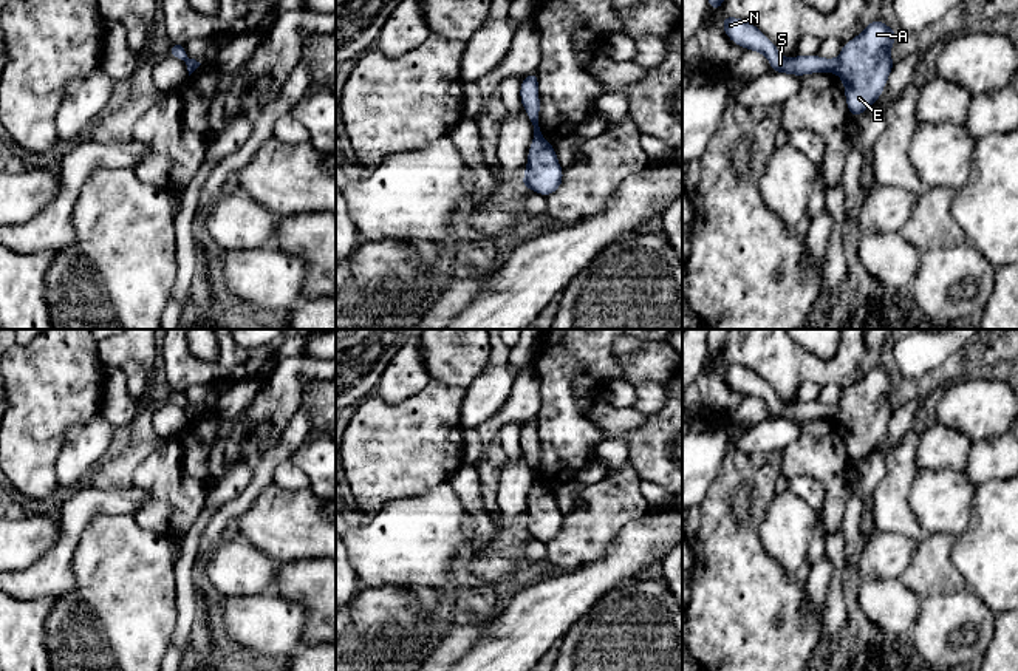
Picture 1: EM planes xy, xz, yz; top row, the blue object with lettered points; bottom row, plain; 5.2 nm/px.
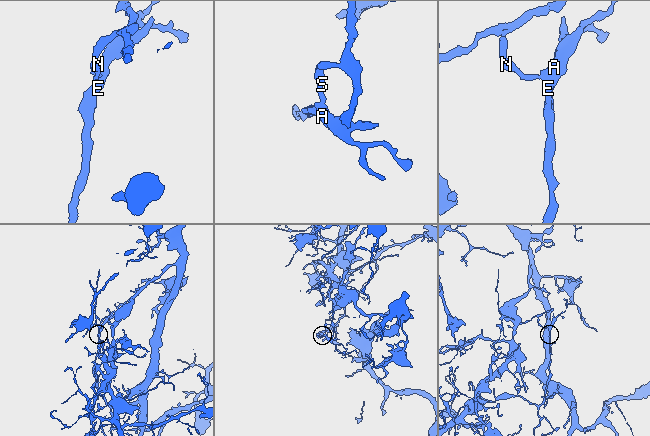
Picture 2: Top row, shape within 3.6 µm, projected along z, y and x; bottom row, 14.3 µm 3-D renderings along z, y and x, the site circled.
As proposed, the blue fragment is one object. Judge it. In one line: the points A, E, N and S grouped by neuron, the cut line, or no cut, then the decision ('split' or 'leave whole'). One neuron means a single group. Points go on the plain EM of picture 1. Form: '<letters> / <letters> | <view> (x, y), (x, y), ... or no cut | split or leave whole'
A E / N S | yz (839, 405), (836, 418) | split

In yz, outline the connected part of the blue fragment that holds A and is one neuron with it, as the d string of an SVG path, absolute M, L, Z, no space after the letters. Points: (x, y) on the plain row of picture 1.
M877 363L852 387L843 390L837 422L843 428L851 464L862 461L882 442L894 413L890 396L897 382L897 376L891 376Z

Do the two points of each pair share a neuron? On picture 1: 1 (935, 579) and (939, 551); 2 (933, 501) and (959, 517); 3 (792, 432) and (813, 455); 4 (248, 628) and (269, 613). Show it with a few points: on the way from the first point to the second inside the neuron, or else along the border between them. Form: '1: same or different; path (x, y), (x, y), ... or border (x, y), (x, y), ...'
1: same; path (935, 572), (935, 557)
2: same; path (939, 501), (953, 515)
3: different; border (799, 422), (799, 436), (780, 450)
4: same; path (252, 623), (265, 617)

